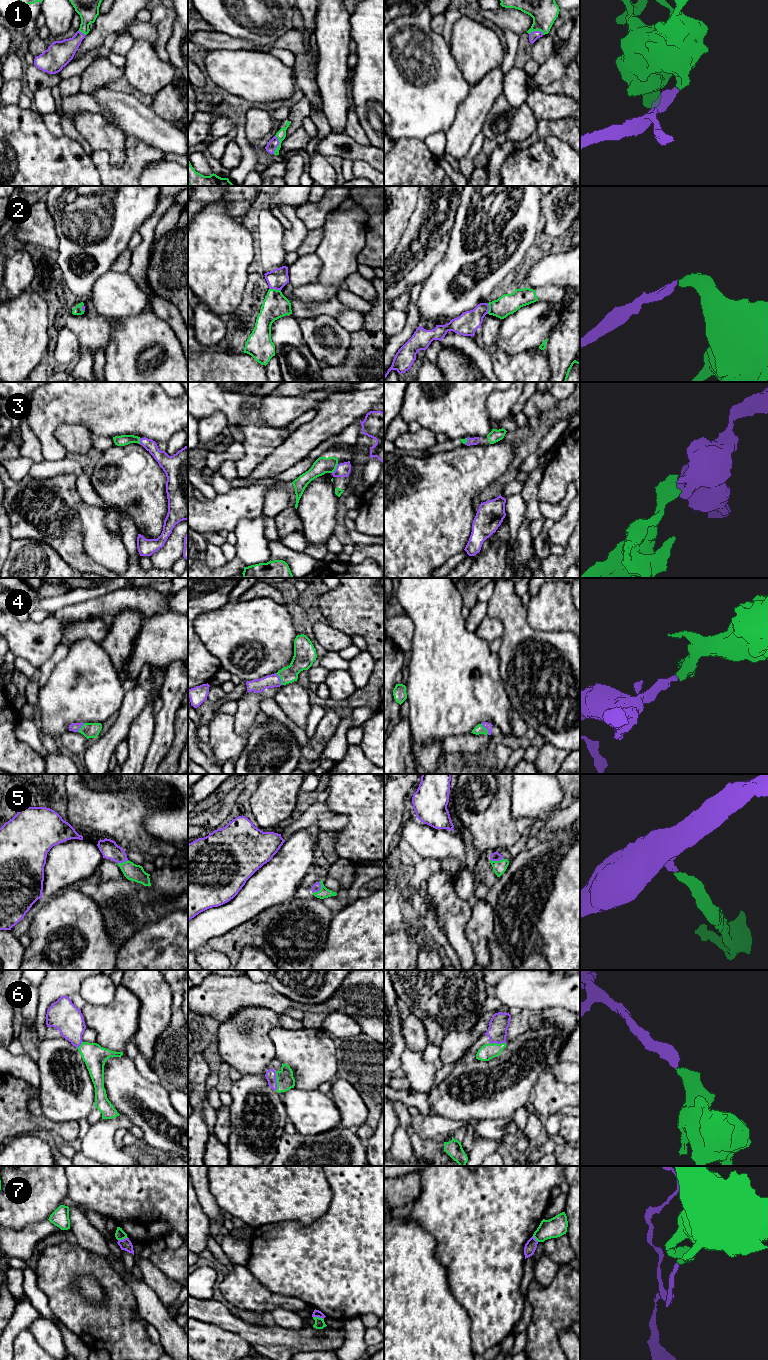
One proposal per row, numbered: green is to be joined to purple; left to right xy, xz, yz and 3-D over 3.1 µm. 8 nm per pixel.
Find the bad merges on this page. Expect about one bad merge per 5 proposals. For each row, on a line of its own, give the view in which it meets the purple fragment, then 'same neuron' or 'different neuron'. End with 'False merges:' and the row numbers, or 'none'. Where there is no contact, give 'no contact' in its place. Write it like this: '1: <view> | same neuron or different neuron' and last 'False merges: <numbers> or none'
1: xz | same neuron
2: xz | same neuron
3: xz | same neuron
4: xz | same neuron
5: xz | same neuron
6: xz | same neuron
7: xz | different neuron
False merges: 7

